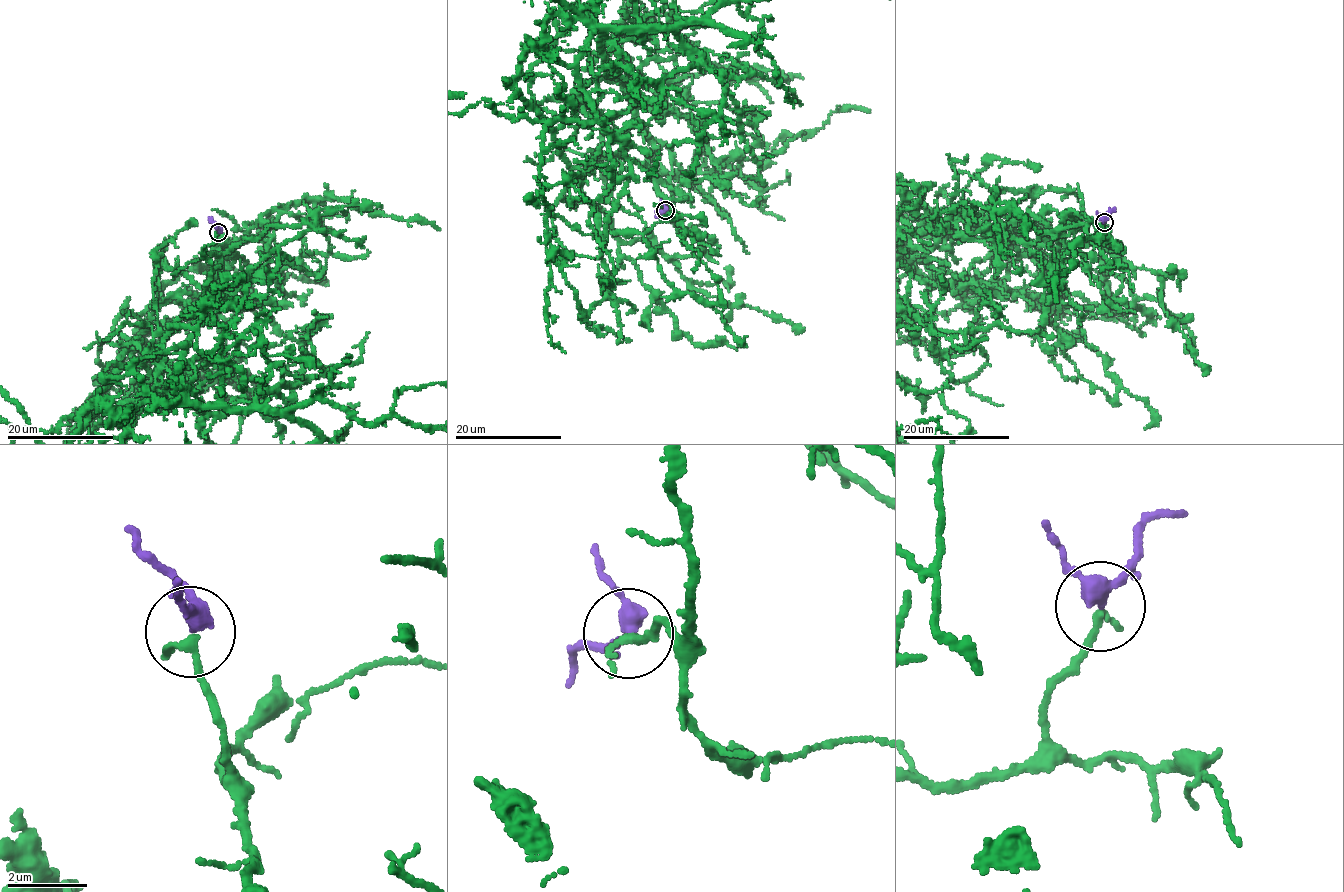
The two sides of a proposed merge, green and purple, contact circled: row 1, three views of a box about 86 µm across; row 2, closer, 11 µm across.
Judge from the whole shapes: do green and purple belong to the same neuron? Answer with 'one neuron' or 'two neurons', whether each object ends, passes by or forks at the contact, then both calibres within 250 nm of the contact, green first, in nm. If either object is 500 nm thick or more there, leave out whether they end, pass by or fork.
one neuron | green passes by | purple passes by | 160/320 nm

